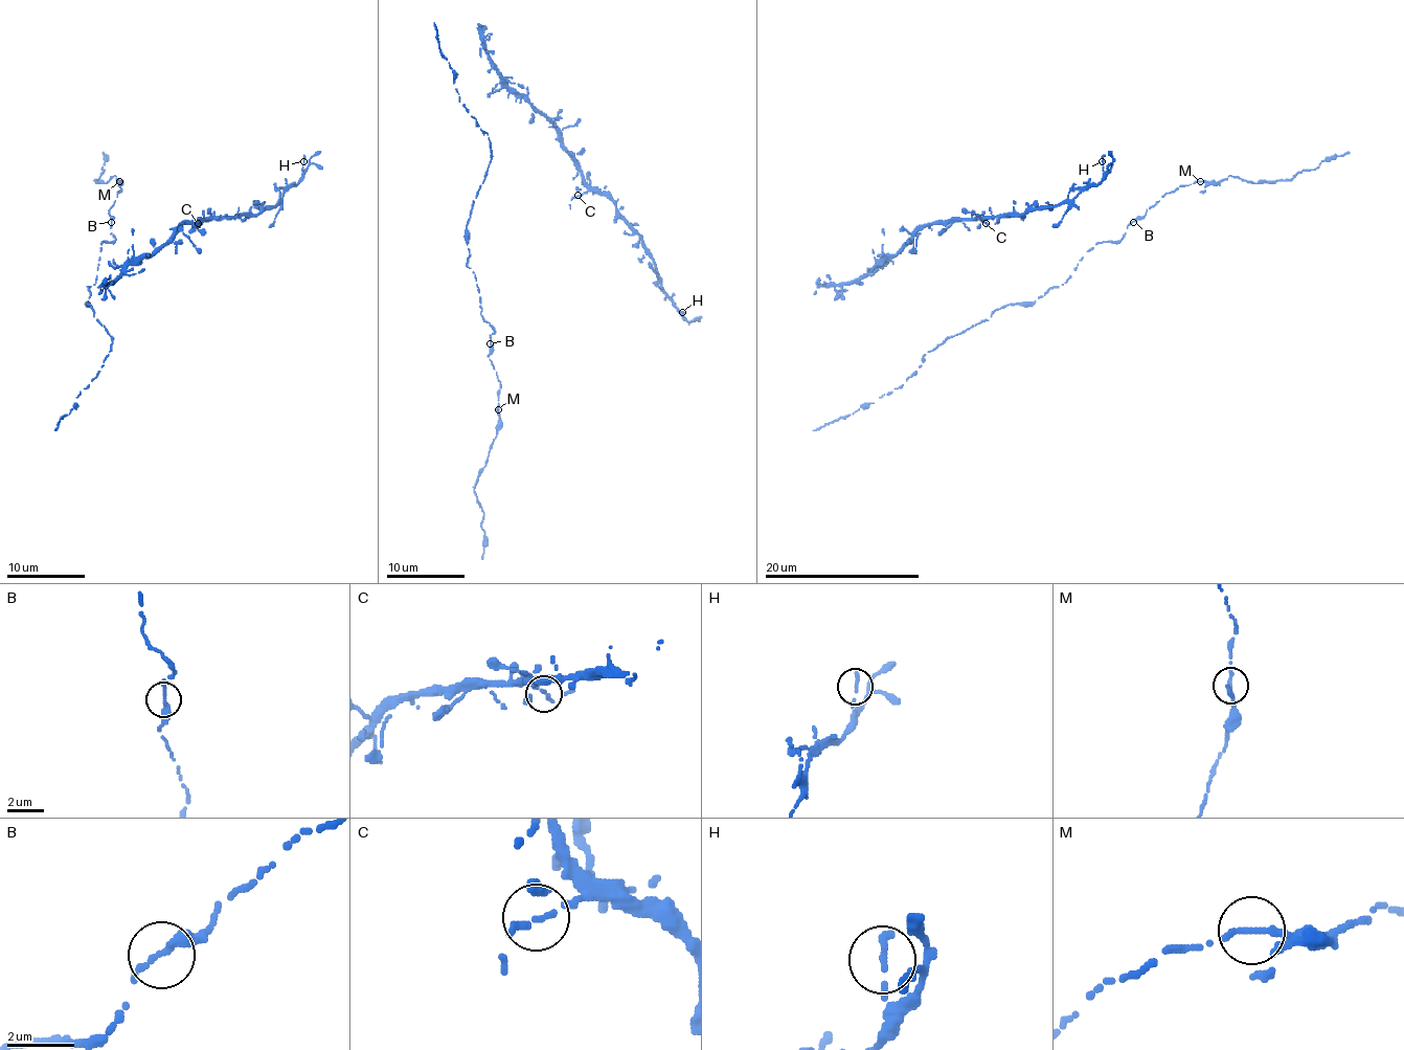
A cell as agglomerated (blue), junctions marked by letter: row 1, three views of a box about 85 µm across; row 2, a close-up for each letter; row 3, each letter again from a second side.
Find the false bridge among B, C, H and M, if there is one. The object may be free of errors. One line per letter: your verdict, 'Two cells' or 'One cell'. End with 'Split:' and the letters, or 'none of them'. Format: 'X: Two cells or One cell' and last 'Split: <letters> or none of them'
B: One cell
C: One cell
H: One cell
M: One cell
Split: none of them

